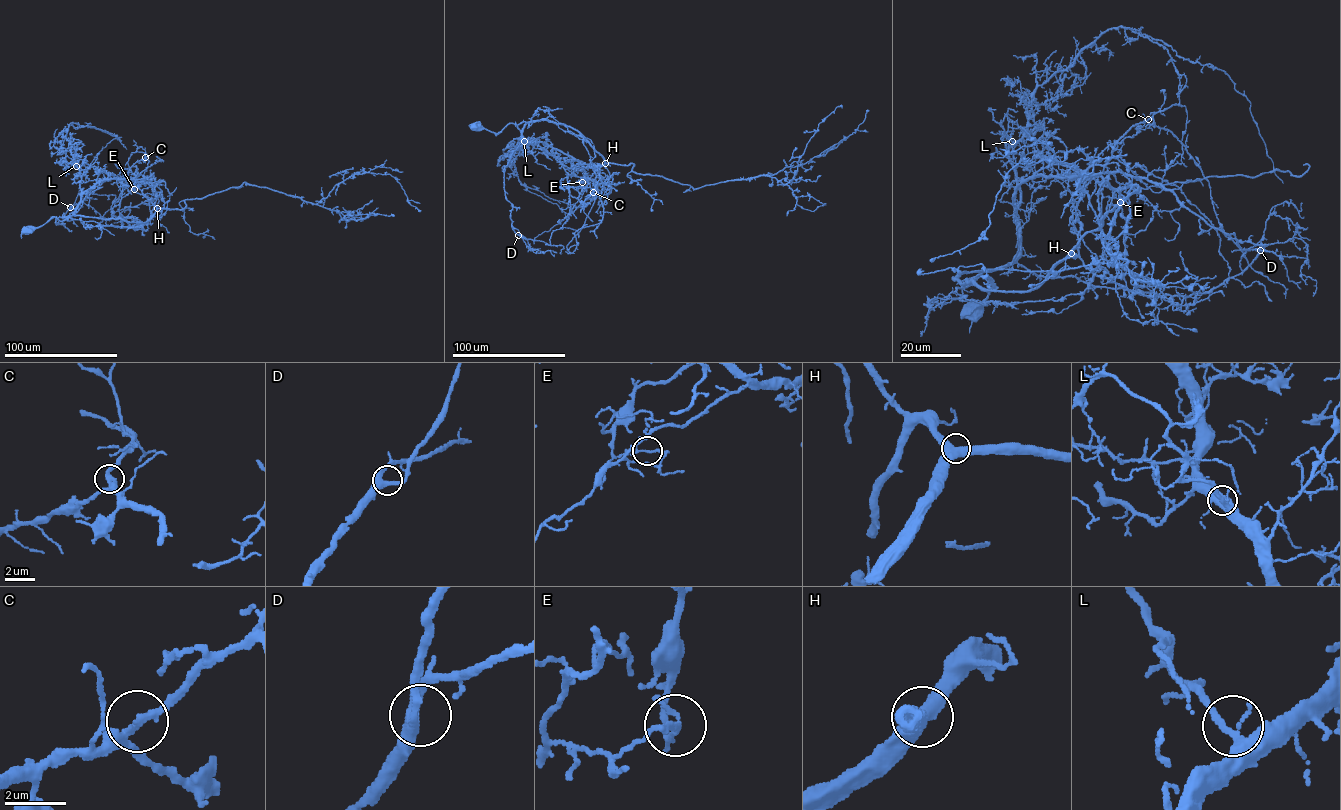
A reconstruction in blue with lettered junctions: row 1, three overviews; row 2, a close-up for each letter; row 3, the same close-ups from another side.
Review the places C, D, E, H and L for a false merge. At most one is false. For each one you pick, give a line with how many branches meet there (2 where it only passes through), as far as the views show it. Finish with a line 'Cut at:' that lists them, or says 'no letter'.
E: 3
Cut at: E

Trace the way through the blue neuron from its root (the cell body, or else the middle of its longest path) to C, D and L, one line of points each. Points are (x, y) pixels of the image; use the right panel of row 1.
C: (977, 309), (991, 281), (964, 285), (1018, 251), (1015, 190), (1034, 176), (1104, 164), (1147, 119)
D: (977, 309), (991, 281), (978, 276), (964, 285), (1015, 262), (1037, 275), (1189, 296), (1239, 275), (1260, 250)
L: (977, 309), (991, 281), (978, 276), (964, 285), (1006, 267), (1018, 251), (1012, 141)

